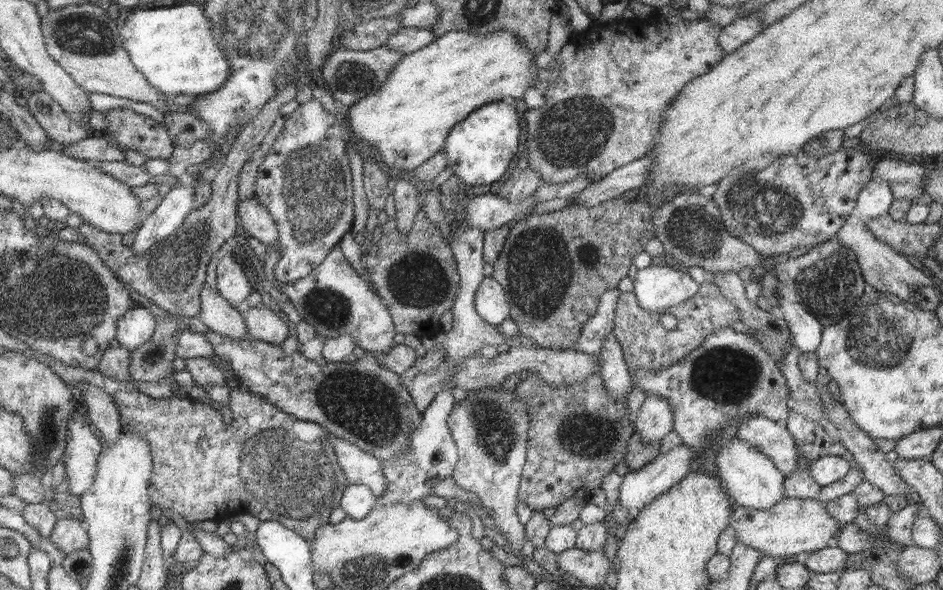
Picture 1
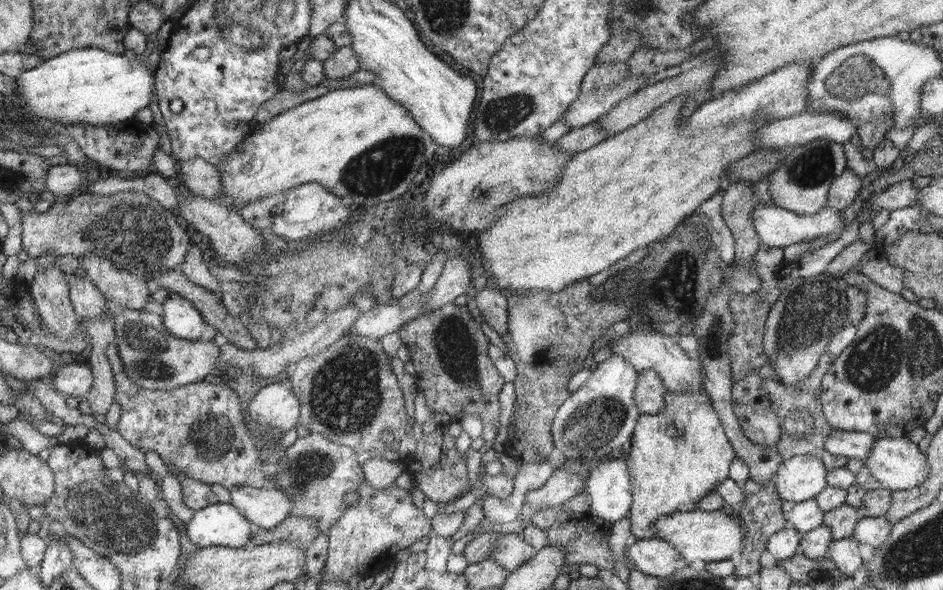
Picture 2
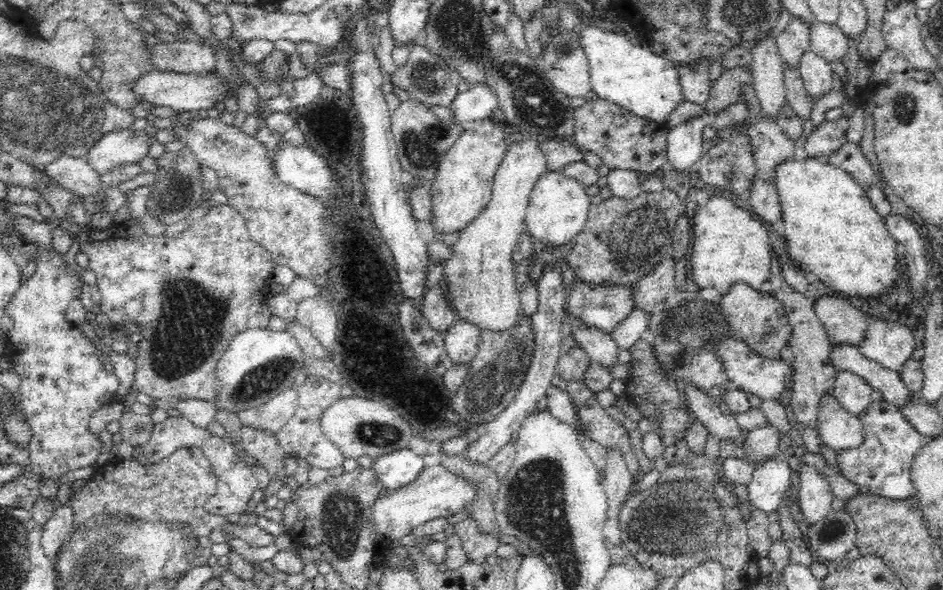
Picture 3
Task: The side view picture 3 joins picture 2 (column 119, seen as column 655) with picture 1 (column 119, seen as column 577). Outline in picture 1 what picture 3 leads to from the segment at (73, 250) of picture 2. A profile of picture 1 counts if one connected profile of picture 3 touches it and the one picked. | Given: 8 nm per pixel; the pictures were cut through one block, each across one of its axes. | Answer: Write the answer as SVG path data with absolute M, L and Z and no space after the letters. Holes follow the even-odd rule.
M298 81L287 84L262 107L257 118L250 119L237 134L234 142L226 151L225 160L216 169L216 175L210 179L212 195L208 203L195 207L174 234L162 240L150 251L140 257L133 256L133 246L122 244L123 236L109 234L92 224L85 222L76 228L84 236L87 244L100 254L100 258L109 266L124 286L151 300L154 305L164 309L170 315L180 317L197 317L201 313L201 292L205 288L206 270L210 260L222 248L229 238L241 237L241 229L237 208L240 206L240 174L242 167L249 162L254 151L260 147L262 139L274 121L280 115L280 108L287 102L296 100Z

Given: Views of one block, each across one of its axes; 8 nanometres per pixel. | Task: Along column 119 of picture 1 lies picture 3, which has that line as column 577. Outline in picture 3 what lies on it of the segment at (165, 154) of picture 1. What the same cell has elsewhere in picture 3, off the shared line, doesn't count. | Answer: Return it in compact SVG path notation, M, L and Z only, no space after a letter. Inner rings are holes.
M598 98L597 100L586 101L584 105L575 109L575 127L571 139L582 152L588 150L598 154L601 157L602 164L610 170L634 170L634 172L646 177L660 174L661 170L667 165L668 133L669 130L666 125L652 122L650 119L640 118L620 105Z

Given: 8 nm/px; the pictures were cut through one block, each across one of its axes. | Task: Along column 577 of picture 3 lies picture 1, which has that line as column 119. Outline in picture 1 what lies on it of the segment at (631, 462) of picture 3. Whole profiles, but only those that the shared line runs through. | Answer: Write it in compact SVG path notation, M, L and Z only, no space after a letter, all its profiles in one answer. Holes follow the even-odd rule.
M46 355L46 357L48 357L48 365L53 369L53 372L60 374L62 378L68 380L68 383L76 384L77 382L88 382L102 388L106 393L110 393L110 396L112 396L112 399L114 399L116 405L118 405L118 411L120 411L121 429L124 431L130 429L130 431L134 431L136 435L140 436L140 439L146 439L146 441L150 443L150 452L153 453L153 475L150 476L149 480L149 496L154 503L152 507L152 521L158 521L159 518L164 515L165 511L162 508L176 512L176 514L186 519L188 523L206 520L230 520L236 516L236 514L250 514L256 517L260 522L266 520L280 522L285 528L292 529L294 532L301 534L306 540L310 541L314 540L317 531L321 527L326 527L330 523L329 517L332 510L341 506L341 498L342 495L345 494L346 487L349 486L349 479L344 469L338 464L337 451L333 447L332 441L329 440L329 429L325 429L321 424L293 417L290 413L285 413L282 409L279 409L277 405L270 404L265 397L251 394L245 387L229 387L229 406L234 412L233 422L230 423L230 420L226 420L226 416L223 416L222 412L218 411L218 406L210 407L210 404L202 403L202 400L190 397L185 399L181 397L152 398L138 391L136 386L130 381L121 382L113 380L112 377L105 376L94 370L88 370L88 368L68 366L68 364L54 359L52 355Z

